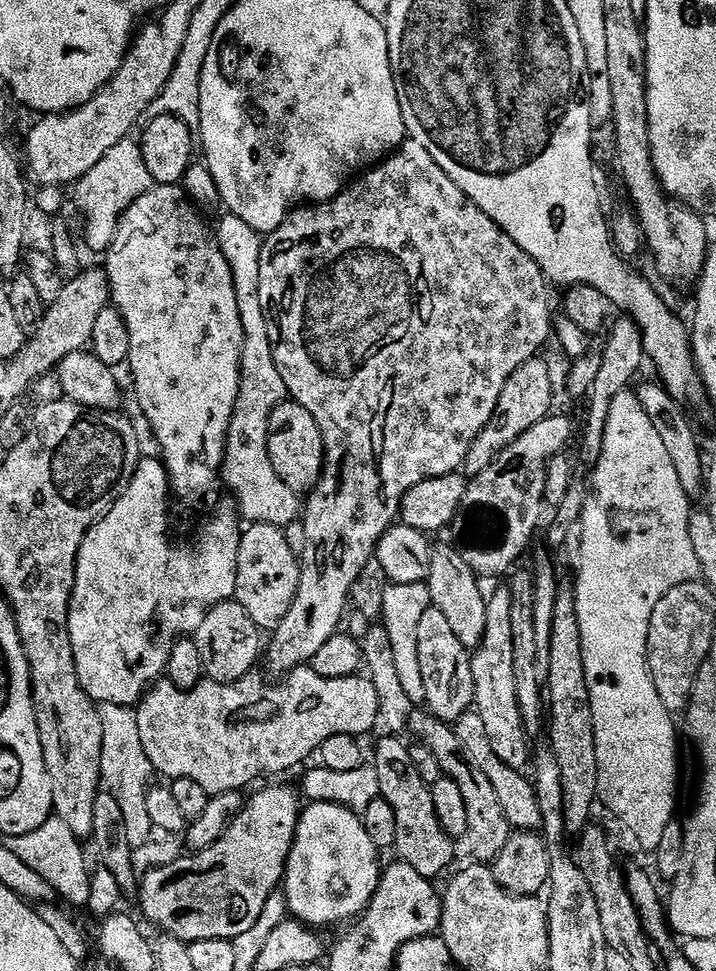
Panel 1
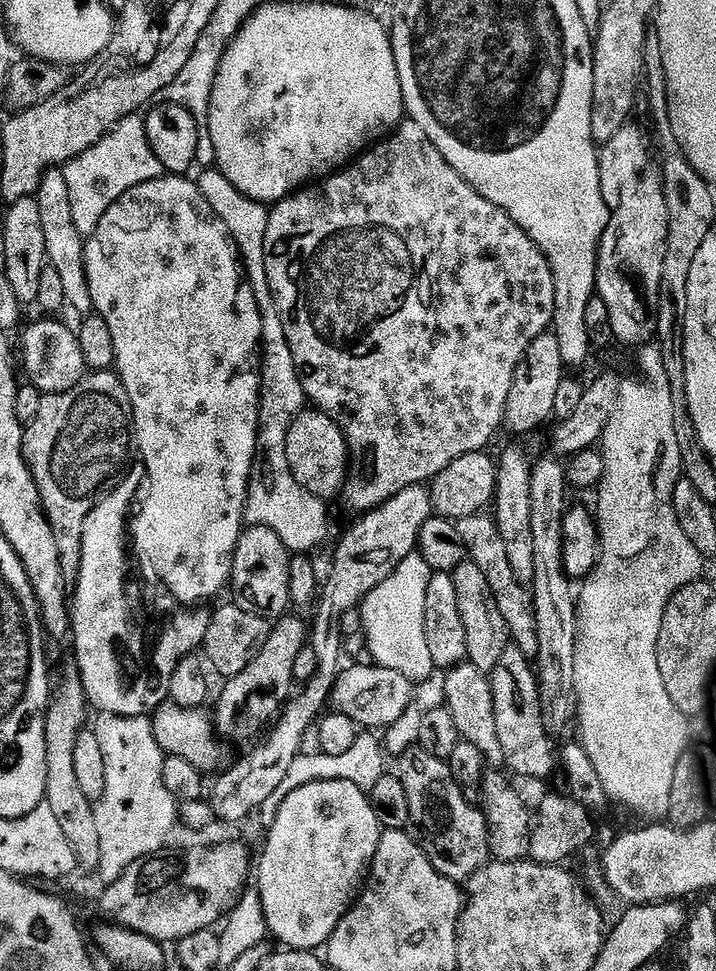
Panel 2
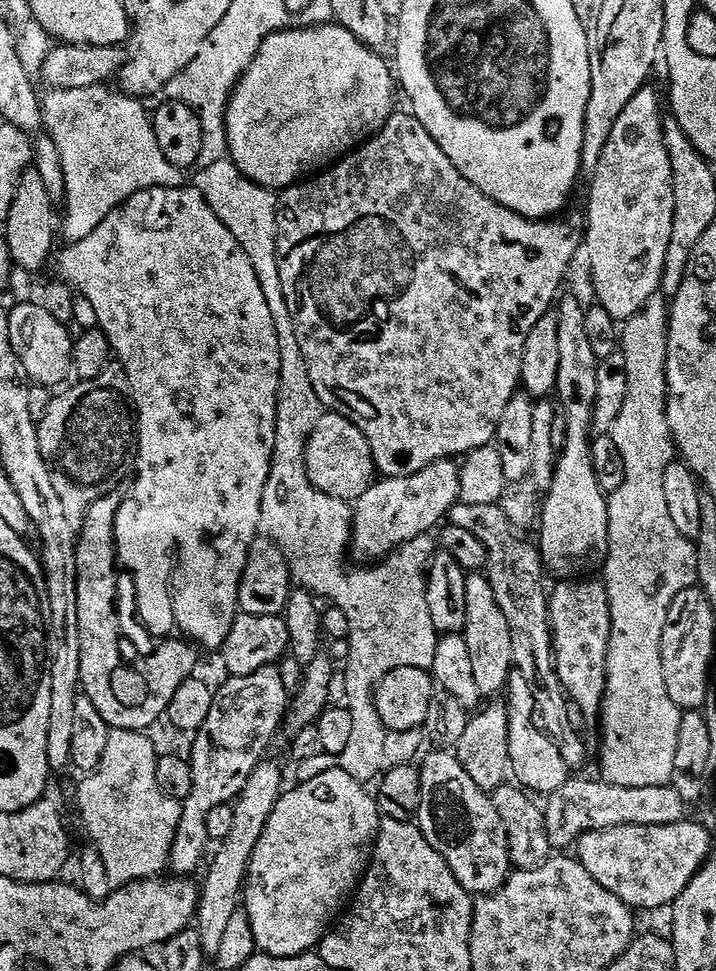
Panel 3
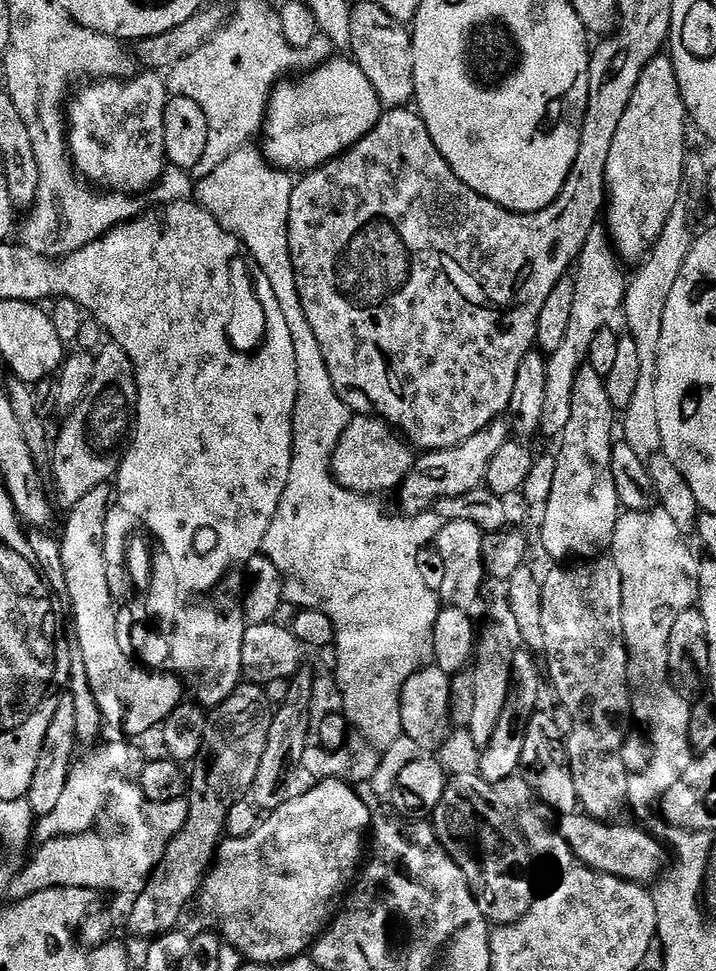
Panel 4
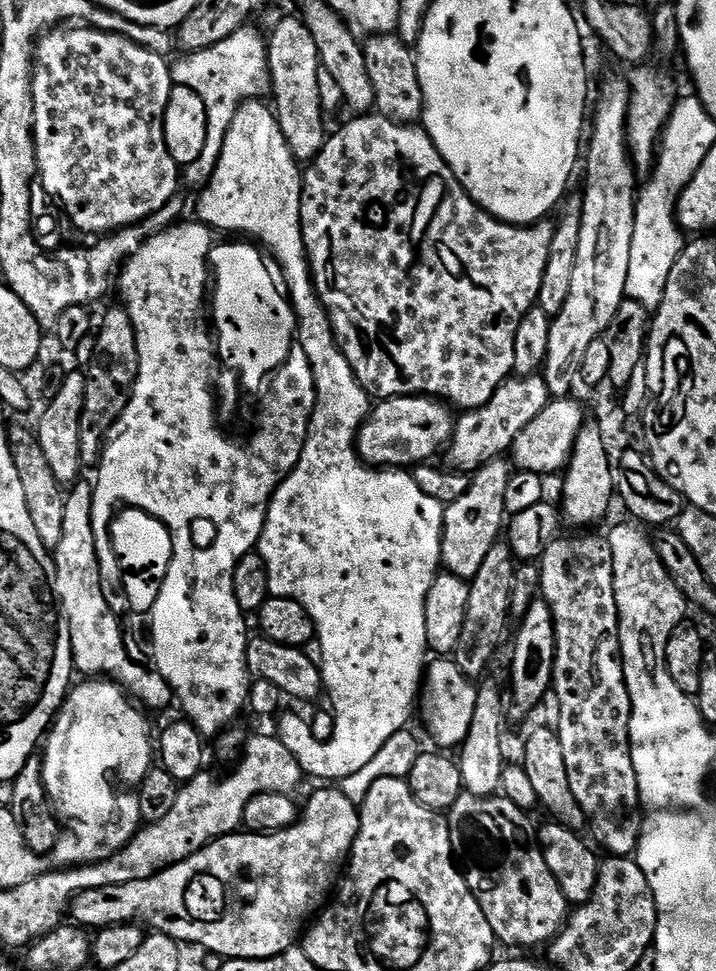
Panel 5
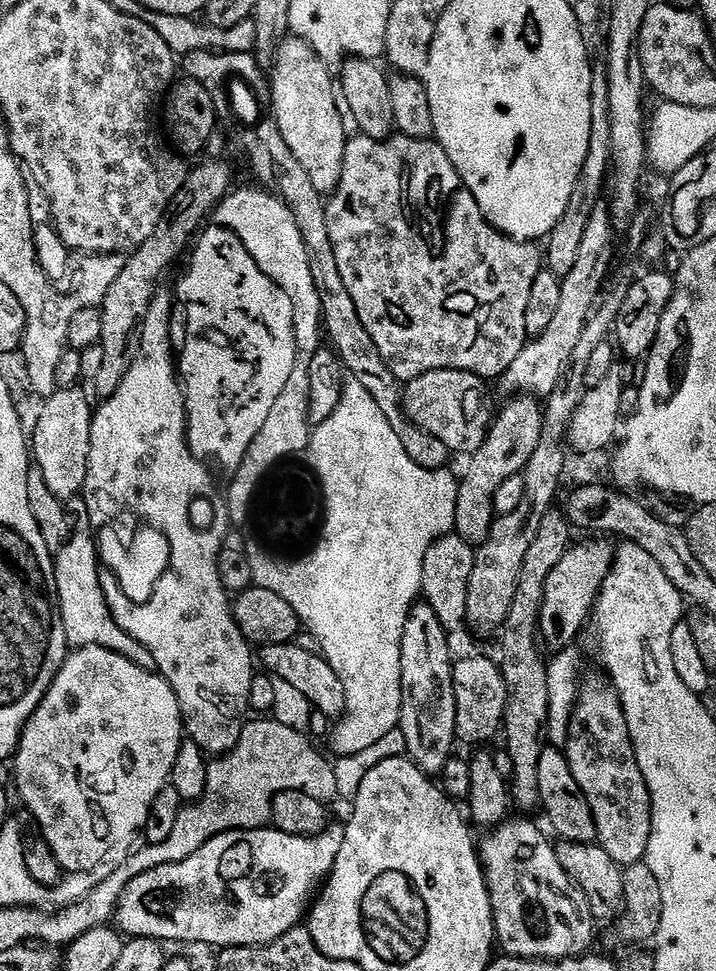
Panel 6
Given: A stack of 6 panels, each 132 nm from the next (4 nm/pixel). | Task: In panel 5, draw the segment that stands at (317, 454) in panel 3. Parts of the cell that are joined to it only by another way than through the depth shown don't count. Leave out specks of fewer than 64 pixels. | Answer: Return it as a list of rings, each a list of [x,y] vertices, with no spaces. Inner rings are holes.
[[[389,396],[373,407],[356,436],[356,451],[365,464],[377,468],[411,469],[423,465],[451,445],[454,412],[430,396]]]

